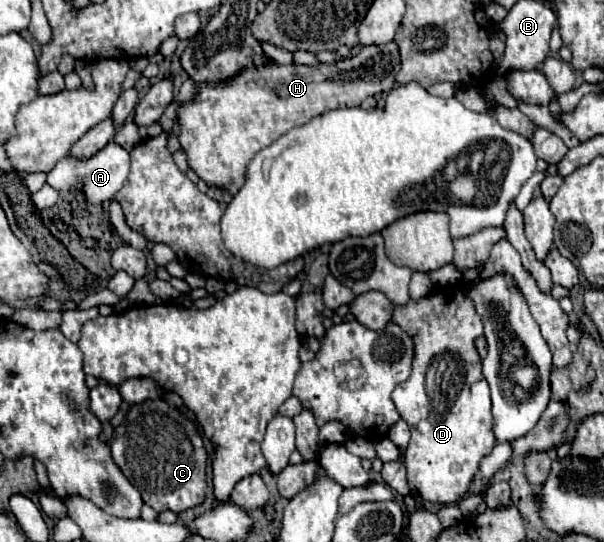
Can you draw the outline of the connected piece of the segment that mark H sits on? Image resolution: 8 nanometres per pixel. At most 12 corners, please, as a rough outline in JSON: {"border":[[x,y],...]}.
{"border":[[399,47],[241,71],[177,111],[189,167],[235,195],[293,127],[393,89]]}

